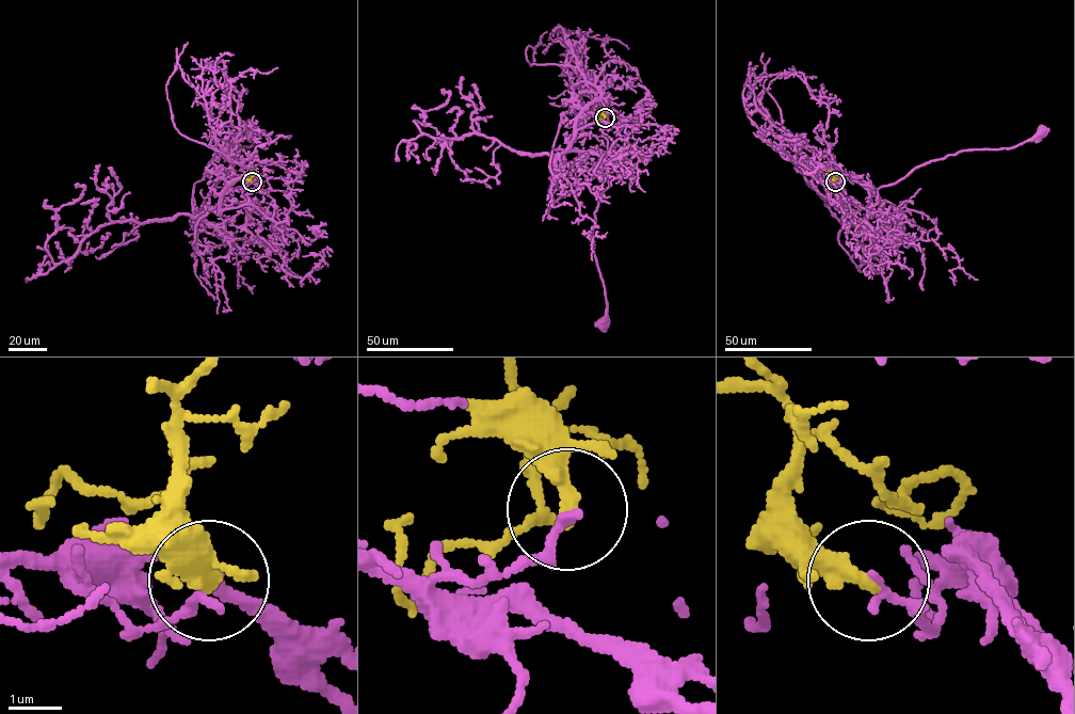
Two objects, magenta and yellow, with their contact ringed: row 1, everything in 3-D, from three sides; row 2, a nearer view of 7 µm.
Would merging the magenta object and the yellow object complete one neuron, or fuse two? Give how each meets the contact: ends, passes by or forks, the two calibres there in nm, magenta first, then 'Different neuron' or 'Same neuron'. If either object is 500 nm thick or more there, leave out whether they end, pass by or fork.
At the ring magenta ends. At the ring yellow ends. Thickness 170 nm (magenta) against 360 nm. Different neuron

